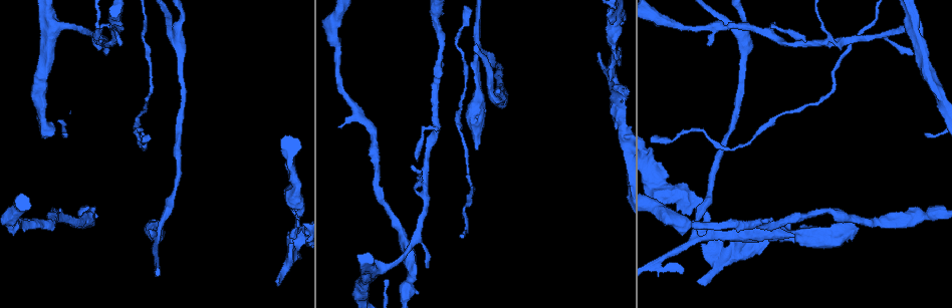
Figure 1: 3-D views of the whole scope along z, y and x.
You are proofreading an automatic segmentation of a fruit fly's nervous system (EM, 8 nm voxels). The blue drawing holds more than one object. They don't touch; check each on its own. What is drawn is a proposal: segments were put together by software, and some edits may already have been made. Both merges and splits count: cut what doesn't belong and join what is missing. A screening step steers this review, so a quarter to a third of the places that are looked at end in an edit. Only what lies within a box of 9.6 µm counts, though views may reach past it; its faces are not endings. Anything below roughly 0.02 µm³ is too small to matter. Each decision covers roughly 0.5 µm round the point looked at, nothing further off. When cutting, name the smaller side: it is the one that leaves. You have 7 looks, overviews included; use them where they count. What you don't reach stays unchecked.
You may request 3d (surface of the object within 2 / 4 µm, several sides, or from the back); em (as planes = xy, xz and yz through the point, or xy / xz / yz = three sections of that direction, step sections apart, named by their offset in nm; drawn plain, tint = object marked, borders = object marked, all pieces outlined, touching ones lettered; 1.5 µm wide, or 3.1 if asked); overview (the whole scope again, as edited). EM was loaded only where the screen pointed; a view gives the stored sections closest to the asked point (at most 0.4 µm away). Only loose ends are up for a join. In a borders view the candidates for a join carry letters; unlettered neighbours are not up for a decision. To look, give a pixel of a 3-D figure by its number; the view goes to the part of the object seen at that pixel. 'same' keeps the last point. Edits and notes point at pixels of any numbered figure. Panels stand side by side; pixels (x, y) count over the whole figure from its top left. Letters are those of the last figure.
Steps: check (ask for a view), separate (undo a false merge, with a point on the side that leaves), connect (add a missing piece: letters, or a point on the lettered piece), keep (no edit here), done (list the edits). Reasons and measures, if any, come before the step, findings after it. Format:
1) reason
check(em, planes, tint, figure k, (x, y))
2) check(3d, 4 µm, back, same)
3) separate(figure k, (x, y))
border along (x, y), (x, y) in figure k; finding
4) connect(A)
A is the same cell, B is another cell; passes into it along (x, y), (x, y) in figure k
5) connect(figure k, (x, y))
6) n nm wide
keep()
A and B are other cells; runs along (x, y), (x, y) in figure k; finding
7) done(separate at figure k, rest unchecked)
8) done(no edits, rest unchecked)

calibre changes
check(3d, 4 µm, figure 1, (55, 24))

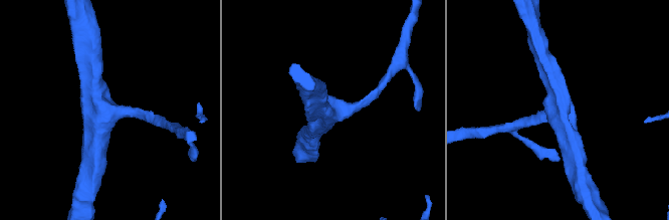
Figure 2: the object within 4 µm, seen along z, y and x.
3 arms
check(em, planes, plain, figure 2, (335, 107))

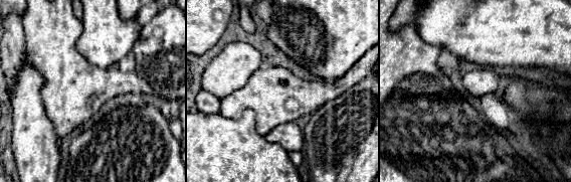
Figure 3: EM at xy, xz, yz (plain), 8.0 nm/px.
what lies round it
check(em, planes, borders, same)

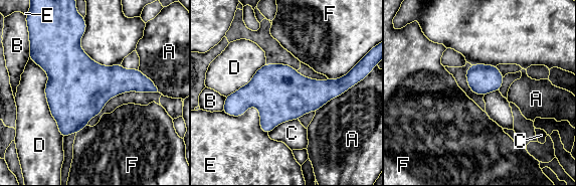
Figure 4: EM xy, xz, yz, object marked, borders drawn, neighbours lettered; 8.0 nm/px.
440 nm wide
keep()
A, B, C, D, E and F are other cells; border along (352, 67), (339, 77), (328, 78) in figure 4; continuous, no second neuron

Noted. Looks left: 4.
calibre changes
check(em, yz, step 8, tint, figure 1, (135, 132))

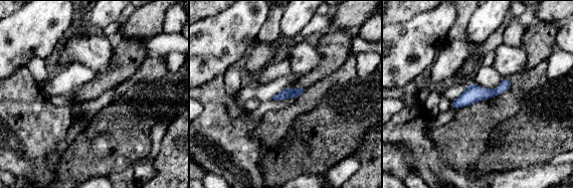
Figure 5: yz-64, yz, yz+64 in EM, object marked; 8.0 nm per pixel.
check(em, planes, borders, same)

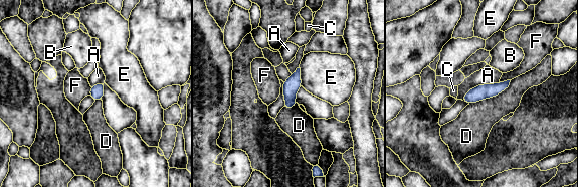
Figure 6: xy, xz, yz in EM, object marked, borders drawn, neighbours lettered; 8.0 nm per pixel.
110 nm wide
keep()
A, B, C, D, E and F are other cells; runs along (506, 83), (465, 99) in figure 6; all the same neuron

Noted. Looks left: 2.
an open end
check(3d, 4 µm, figure 1, (279, 284))

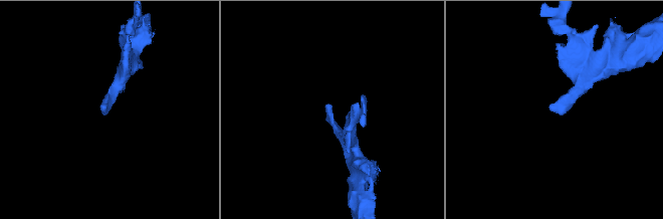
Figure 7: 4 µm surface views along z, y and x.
now the EM
check(em, xz, step 4, borders, figure 7, (550, 109))

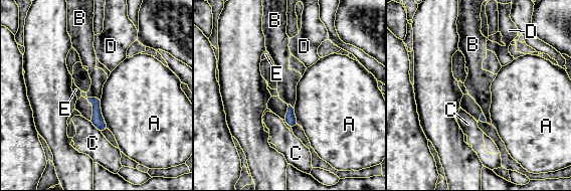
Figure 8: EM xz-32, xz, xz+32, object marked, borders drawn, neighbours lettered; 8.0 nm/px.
keep()
A, B, C, D and E are other cells; border along (87, 97), (96, 97), (100, 101) in figure 8; none of them fits

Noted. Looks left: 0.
done(no edits, rest unchecked)

